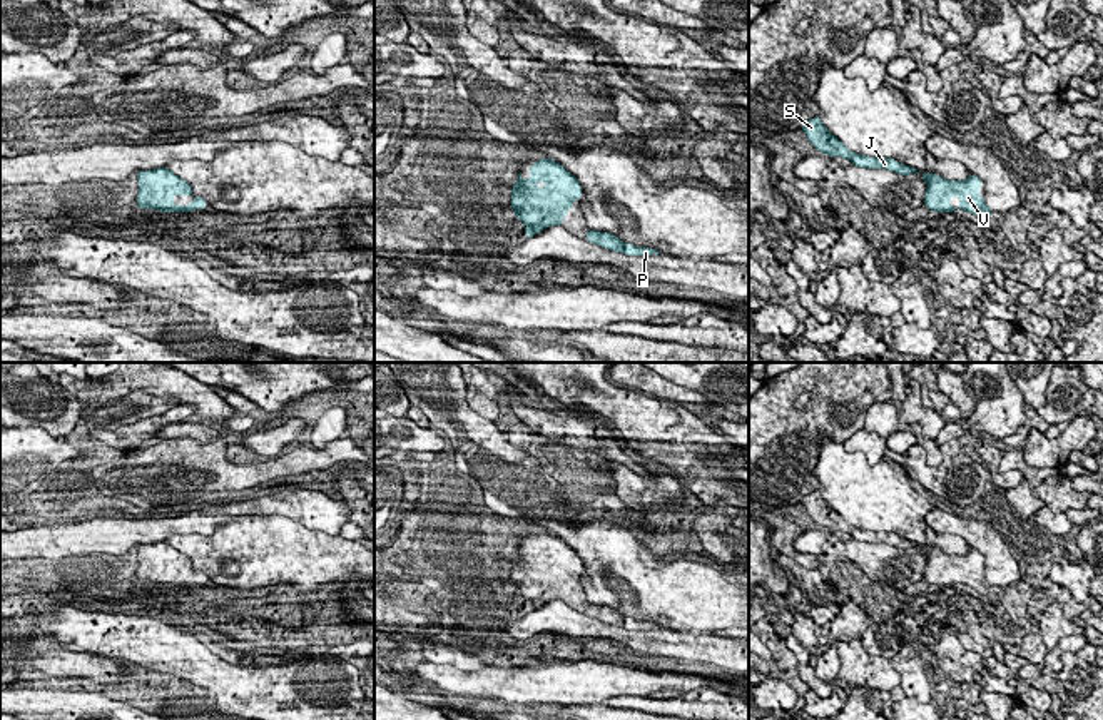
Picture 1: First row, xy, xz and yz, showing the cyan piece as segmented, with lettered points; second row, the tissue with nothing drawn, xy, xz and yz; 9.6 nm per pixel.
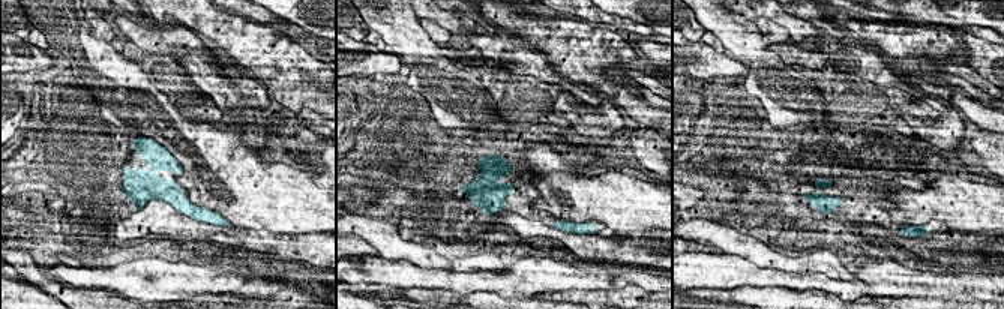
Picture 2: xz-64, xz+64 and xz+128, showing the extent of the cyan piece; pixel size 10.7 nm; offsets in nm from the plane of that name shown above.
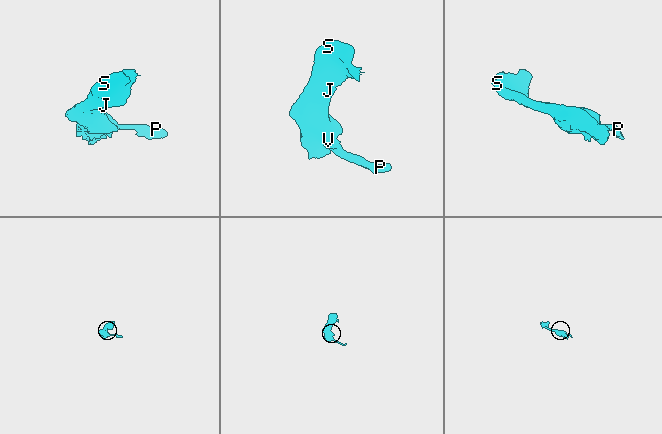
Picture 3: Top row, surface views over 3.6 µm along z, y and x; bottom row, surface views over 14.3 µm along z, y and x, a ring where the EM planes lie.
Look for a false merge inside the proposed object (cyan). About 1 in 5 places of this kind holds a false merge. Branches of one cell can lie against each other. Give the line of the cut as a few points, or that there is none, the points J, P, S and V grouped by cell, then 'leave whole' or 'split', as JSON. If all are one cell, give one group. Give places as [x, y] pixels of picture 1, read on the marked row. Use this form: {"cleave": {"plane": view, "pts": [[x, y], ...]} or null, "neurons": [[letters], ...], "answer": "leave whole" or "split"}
{"cleave": null, "neurons": [["J", "P", "S", "V"]], "answer": "leave whole"}

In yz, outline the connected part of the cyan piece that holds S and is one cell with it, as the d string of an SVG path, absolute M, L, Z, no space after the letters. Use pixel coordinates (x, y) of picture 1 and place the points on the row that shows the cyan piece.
M819 115L804 122L801 129L807 135L807 140L814 145L814 149L821 150L826 155L847 159L854 165L864 169L887 169L901 175L919 174L916 169L904 165L896 159L876 159L849 150L836 135L827 130Z

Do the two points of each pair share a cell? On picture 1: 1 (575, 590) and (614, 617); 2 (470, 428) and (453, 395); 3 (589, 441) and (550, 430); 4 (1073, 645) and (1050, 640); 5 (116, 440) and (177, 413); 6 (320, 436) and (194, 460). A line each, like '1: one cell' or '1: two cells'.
1: one cell
2: one cell
3: one cell
4: two cells
5: one cell
6: two cells

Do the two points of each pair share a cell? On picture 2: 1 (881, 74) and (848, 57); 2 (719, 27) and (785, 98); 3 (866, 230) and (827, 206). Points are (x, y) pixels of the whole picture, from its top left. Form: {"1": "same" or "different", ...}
{"1": "same", "2": "same", "3": "different"}

